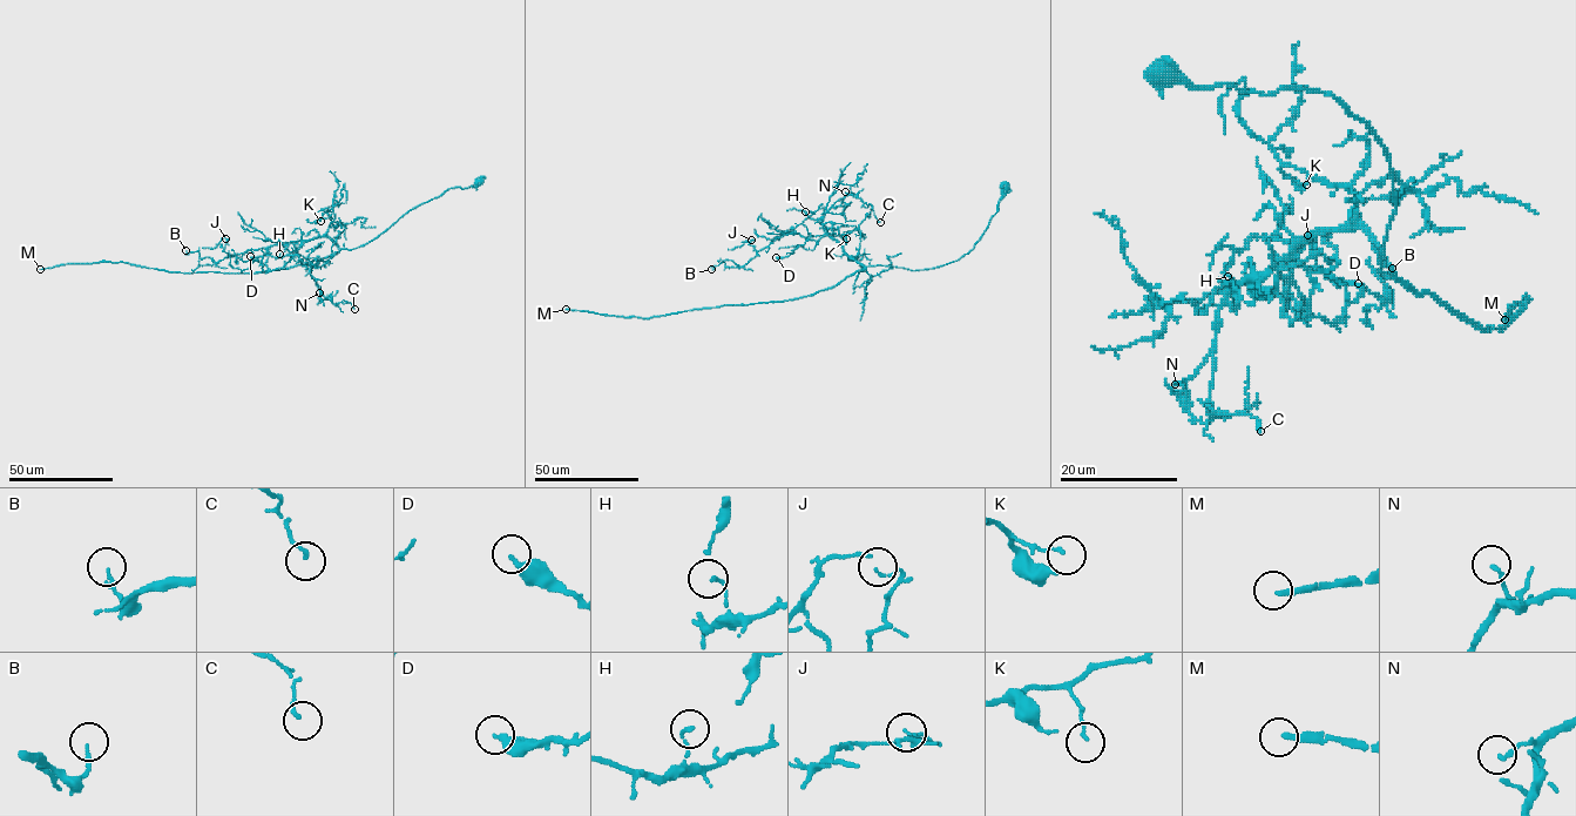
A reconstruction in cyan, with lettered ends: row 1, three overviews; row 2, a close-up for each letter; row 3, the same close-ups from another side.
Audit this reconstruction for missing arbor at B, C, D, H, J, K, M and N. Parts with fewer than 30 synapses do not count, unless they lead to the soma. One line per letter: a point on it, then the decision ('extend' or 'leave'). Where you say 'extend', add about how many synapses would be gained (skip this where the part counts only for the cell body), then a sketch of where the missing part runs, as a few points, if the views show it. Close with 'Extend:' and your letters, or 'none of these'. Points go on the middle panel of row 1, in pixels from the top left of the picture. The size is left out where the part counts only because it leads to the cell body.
B: at (711, 269); leave
C: at (880, 222); leave
D: at (776, 257); leave
H: at (805, 211); leave
J: at (751, 240); leave
K: at (846, 238); leave
M: at (566, 309); extend; about 450 synapses
N: at (845, 191); leave
Extend: M

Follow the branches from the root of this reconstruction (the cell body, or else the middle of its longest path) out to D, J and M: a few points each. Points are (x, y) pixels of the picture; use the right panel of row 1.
D: (1164, 76), (1330, 93), (1374, 132), (1384, 263), (1357, 228), (1294, 245), (1312, 316), (1358, 283)
J: (1164, 76), (1330, 93), (1374, 132), (1384, 263), (1363, 229), (1298, 240), (1287, 258), (1330, 280), (1307, 235)
M: (1164, 76), (1330, 93), (1390, 157), (1395, 211), (1380, 263), (1482, 331), (1529, 299), (1505, 319)

